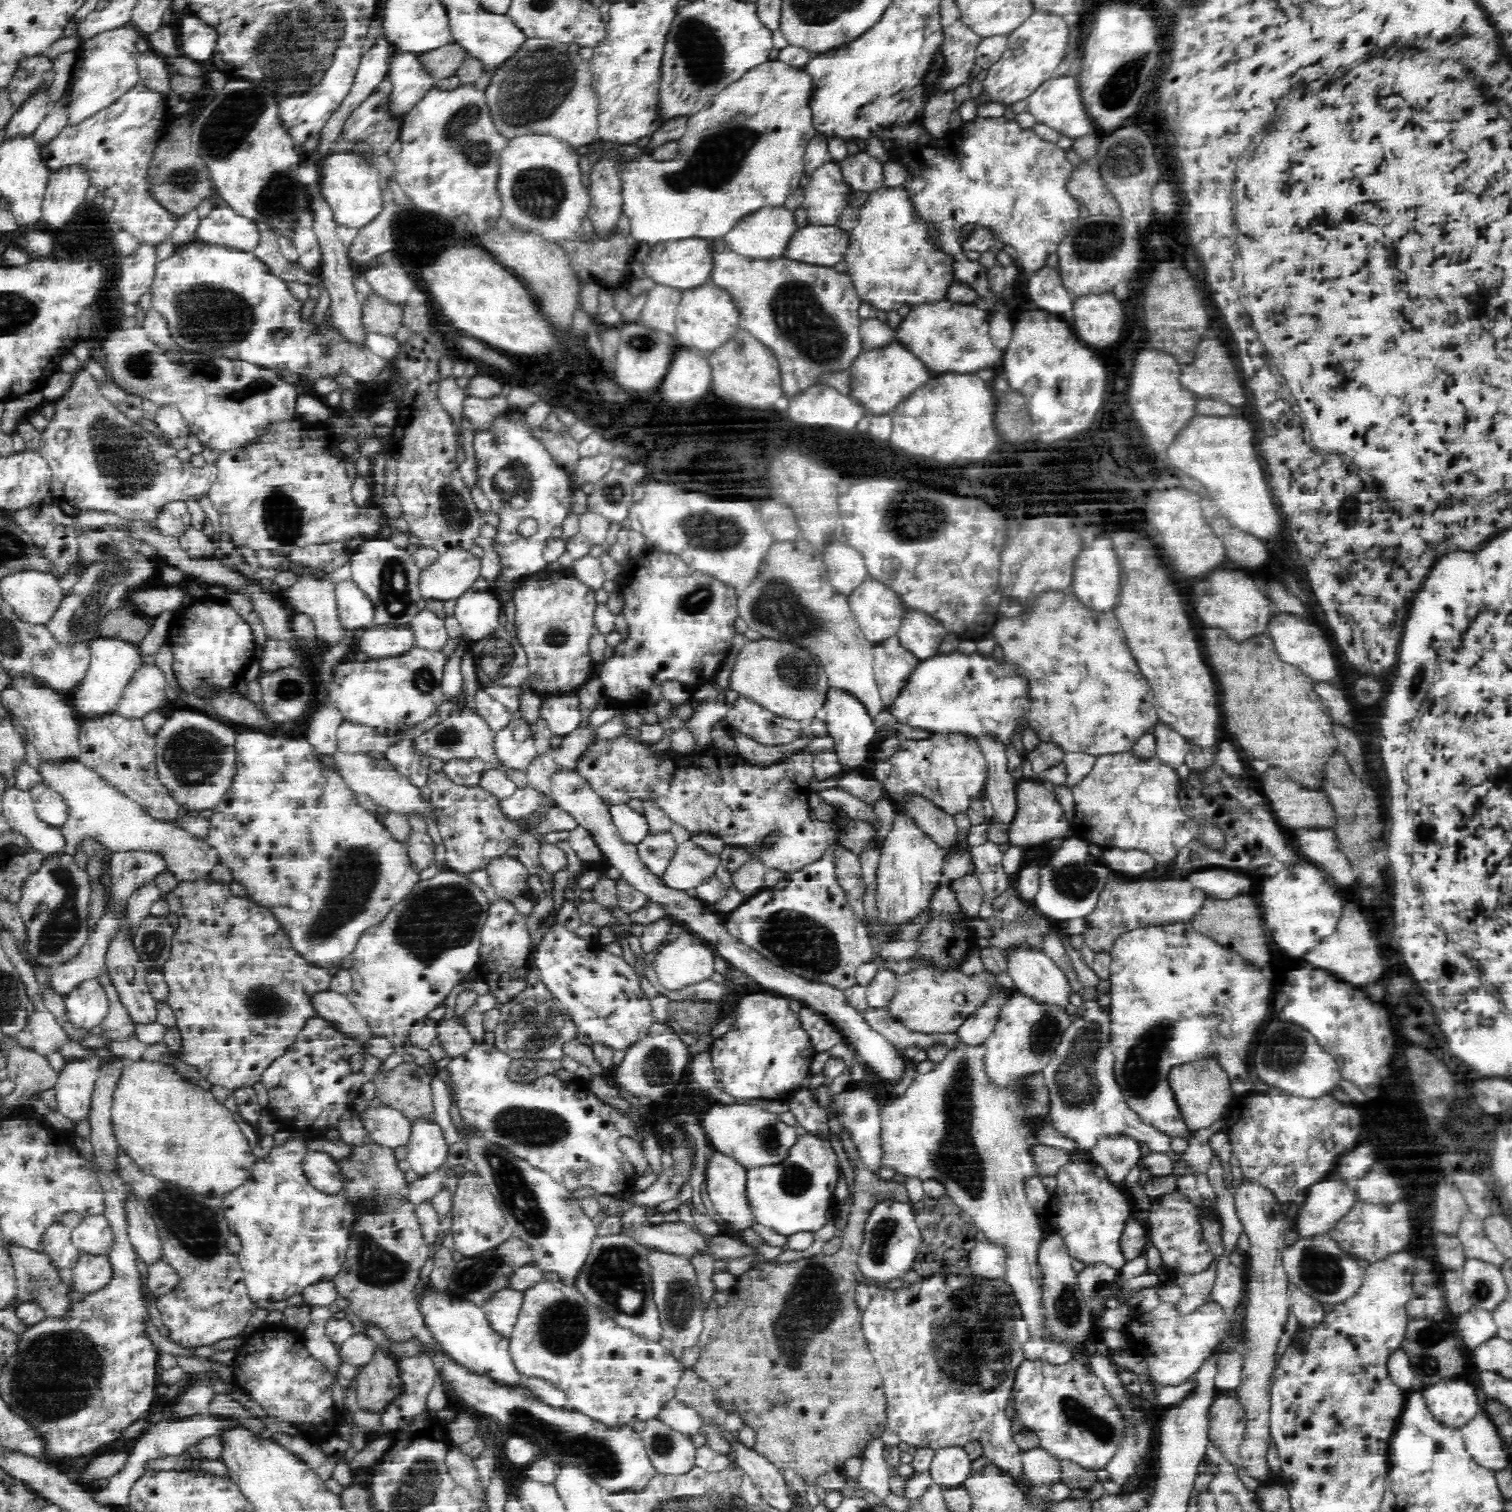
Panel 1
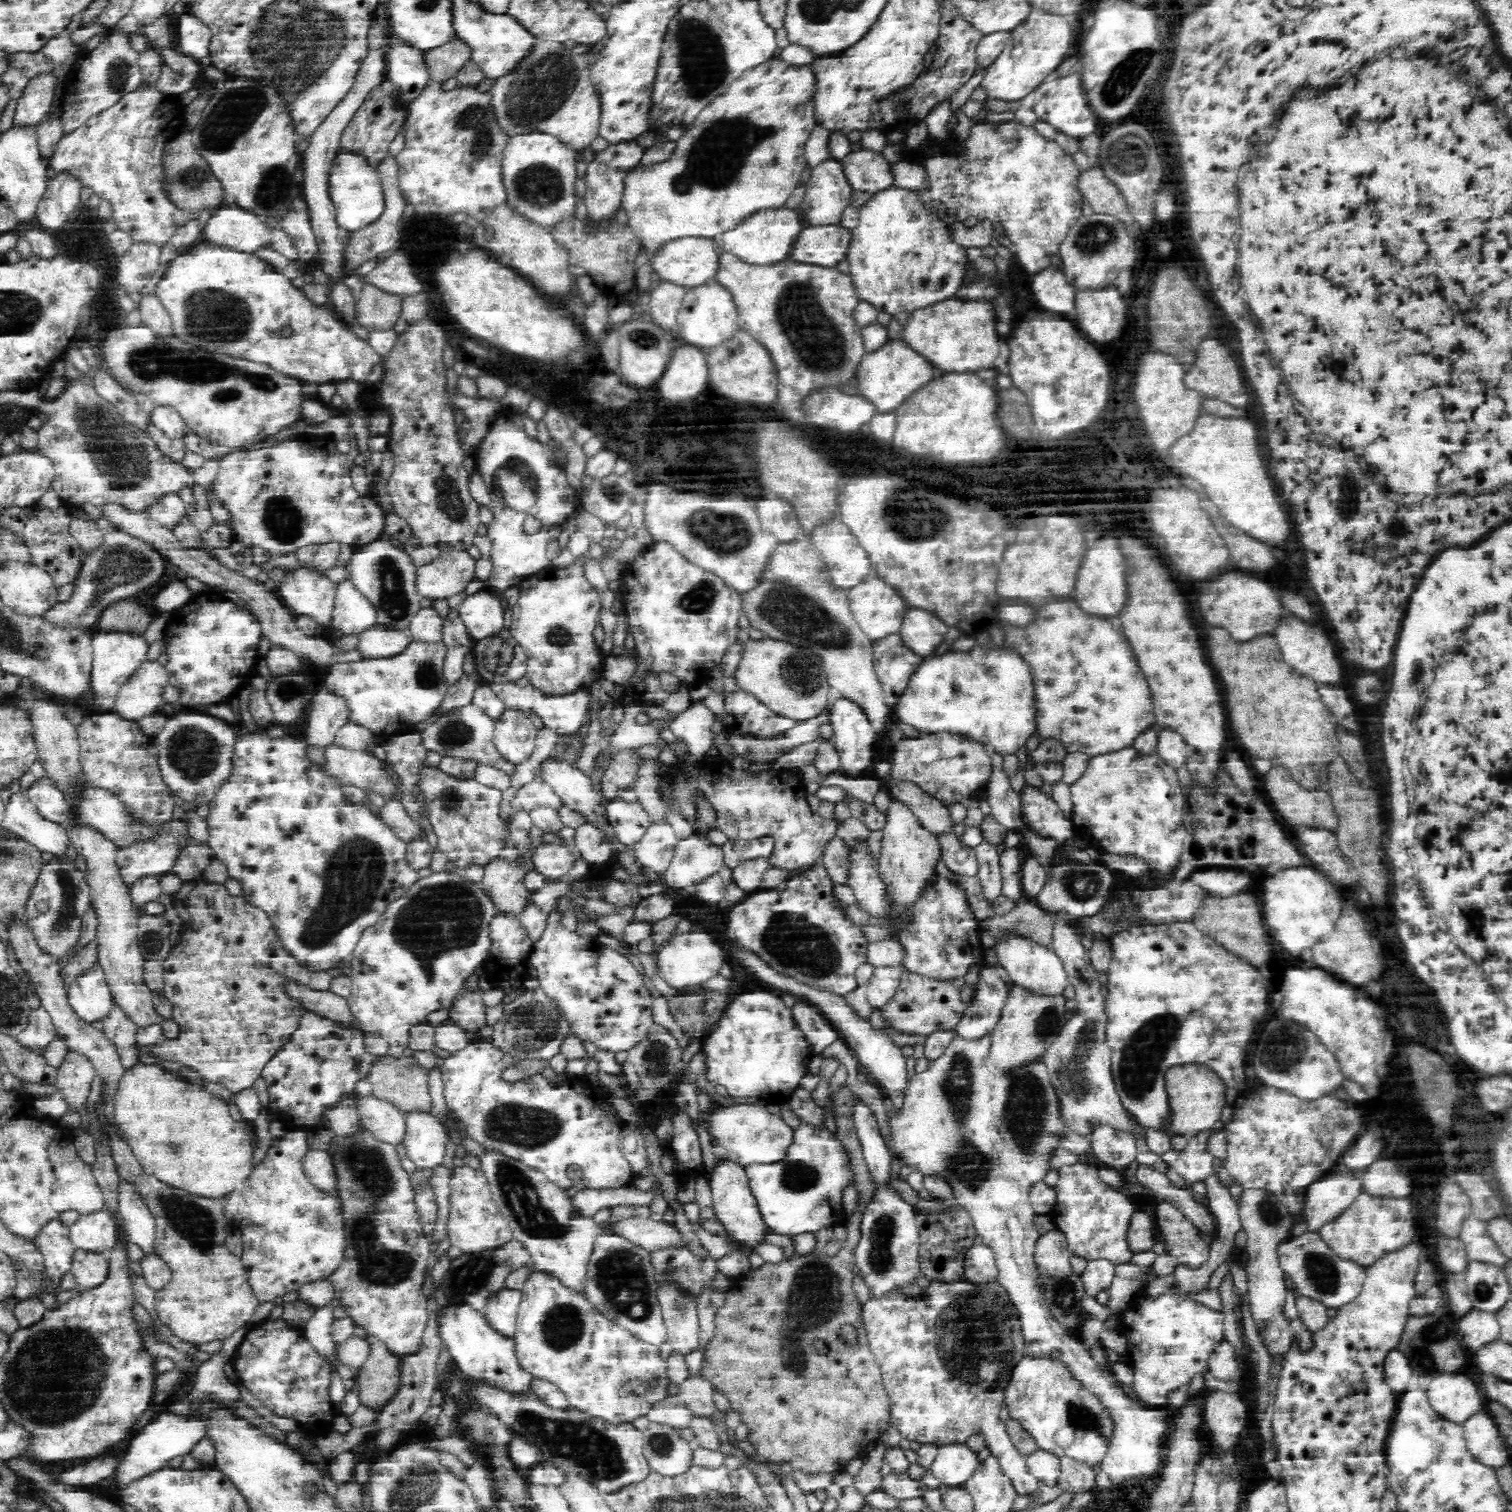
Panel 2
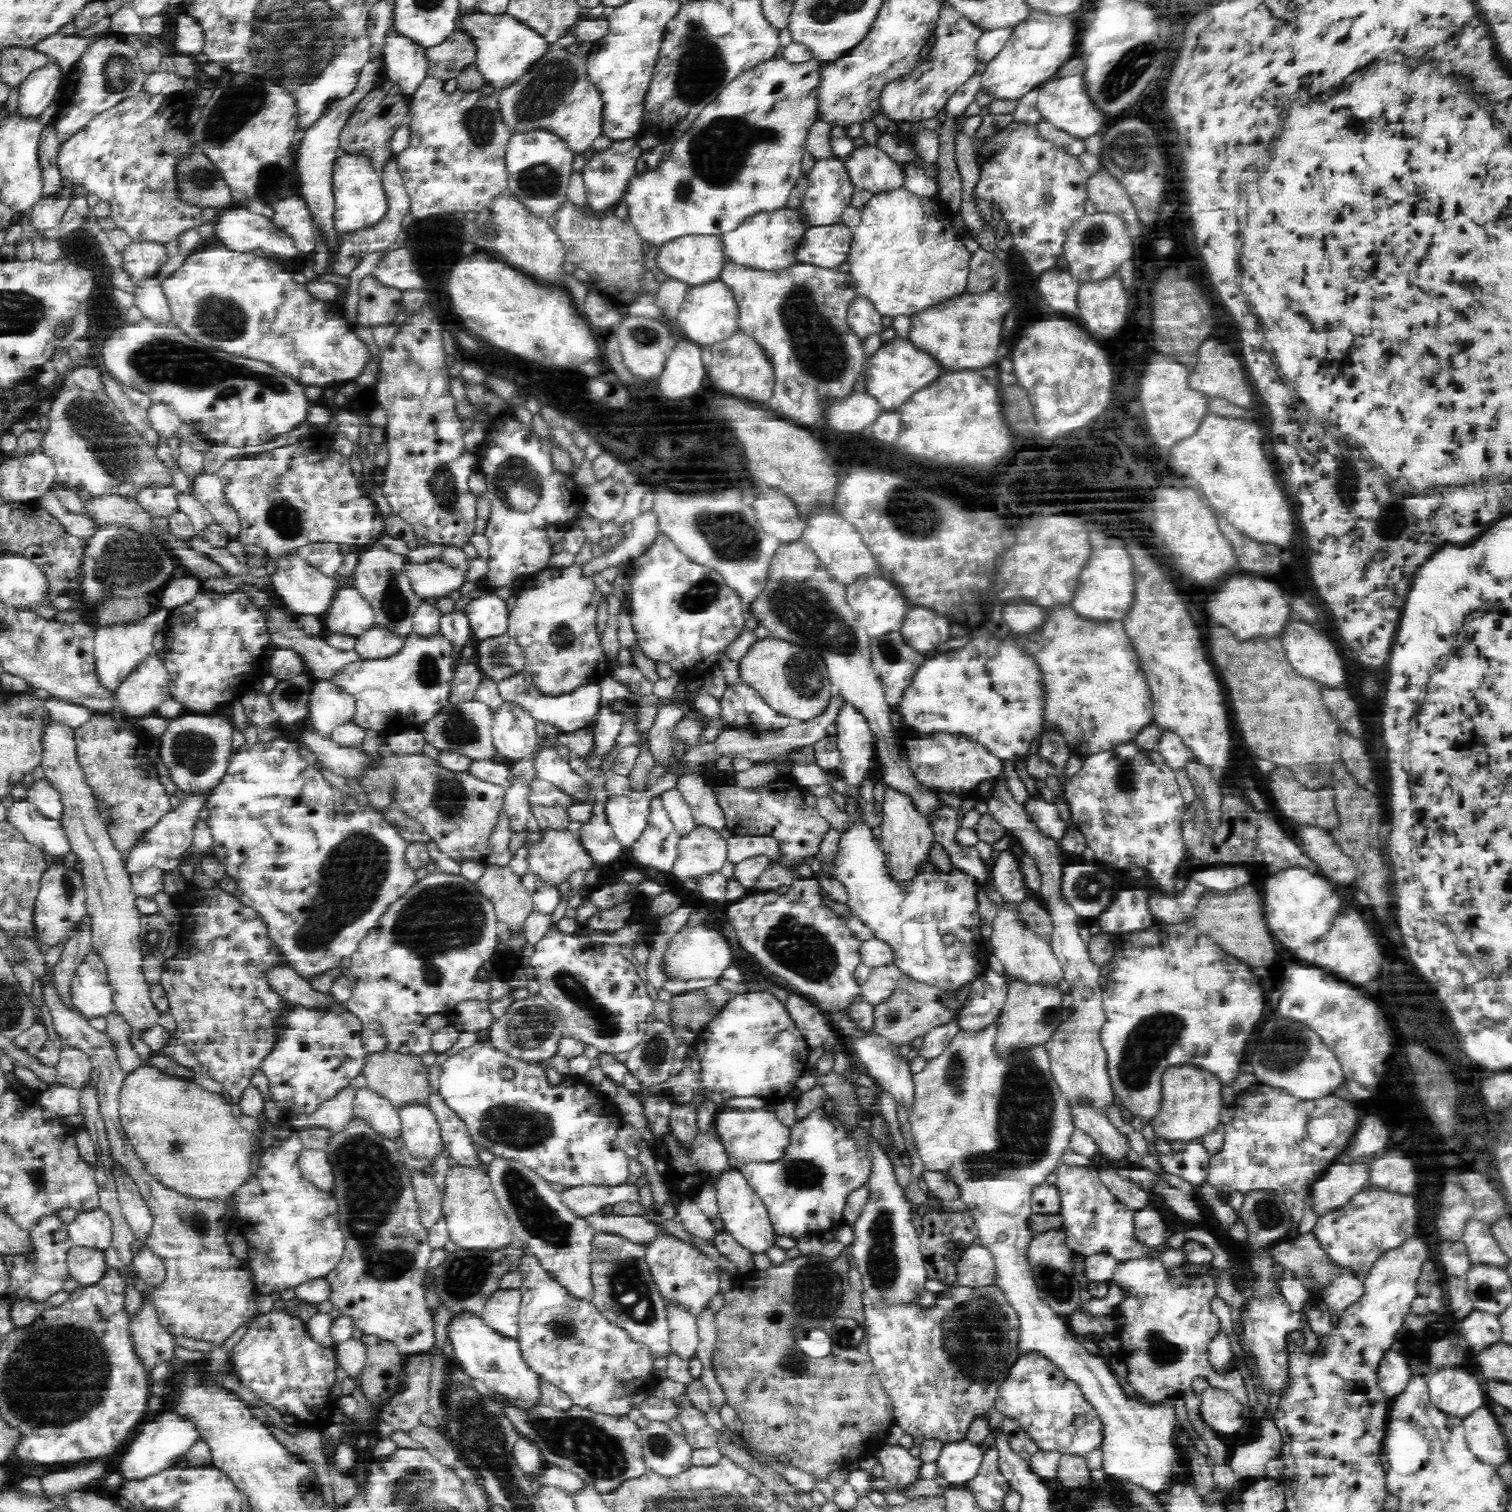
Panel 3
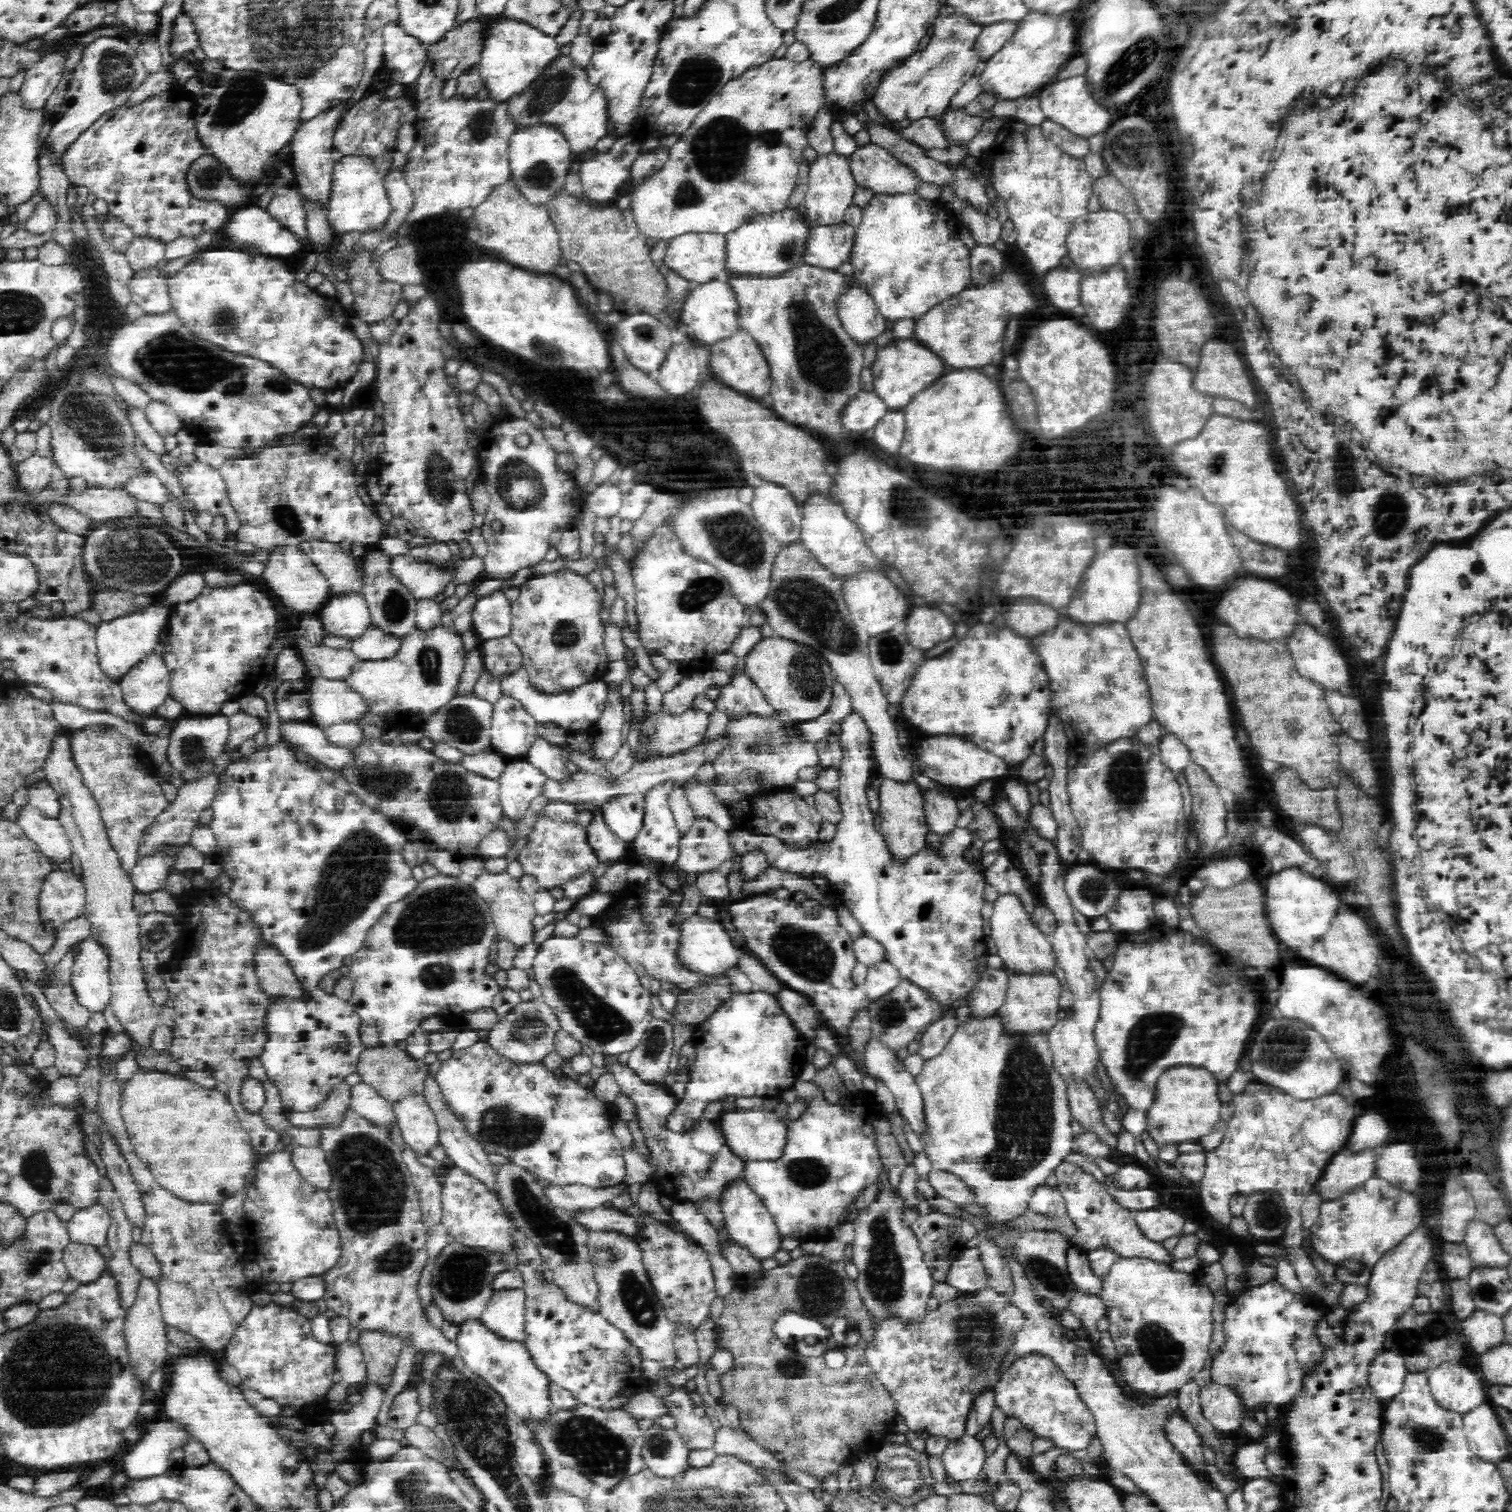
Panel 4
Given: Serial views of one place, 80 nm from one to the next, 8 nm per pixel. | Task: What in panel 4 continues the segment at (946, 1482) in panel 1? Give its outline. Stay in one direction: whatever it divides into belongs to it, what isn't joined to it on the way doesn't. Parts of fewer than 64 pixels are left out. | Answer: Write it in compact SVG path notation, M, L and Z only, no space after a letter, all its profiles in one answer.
M962 1435L949 1441L941 1456L947 1477L959 1483L971 1482L981 1474L987 1459L982 1441L975 1436Z

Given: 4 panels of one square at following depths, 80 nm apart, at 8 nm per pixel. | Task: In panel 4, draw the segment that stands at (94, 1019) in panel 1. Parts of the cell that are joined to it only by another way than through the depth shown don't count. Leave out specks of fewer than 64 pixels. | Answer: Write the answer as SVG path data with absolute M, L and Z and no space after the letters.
M92 935L74 947L71 985L77 1000L90 1012L104 1012L111 998L108 949Z

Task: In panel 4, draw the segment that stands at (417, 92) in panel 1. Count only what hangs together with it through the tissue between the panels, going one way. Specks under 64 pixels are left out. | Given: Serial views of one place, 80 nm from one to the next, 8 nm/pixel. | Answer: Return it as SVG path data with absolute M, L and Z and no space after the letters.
M395 17L384 25L382 37L382 68L388 70L392 81L405 87L416 84L418 75L426 64L428 50L414 36L407 34Z

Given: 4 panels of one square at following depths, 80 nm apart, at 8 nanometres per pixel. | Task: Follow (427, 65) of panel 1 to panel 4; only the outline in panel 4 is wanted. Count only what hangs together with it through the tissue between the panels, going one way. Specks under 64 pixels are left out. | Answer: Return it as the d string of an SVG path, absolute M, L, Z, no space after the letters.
M504 14L478 16L465 24L452 28L446 35L435 44L428 45L428 57L433 63L433 72L440 79L457 79L462 74L477 66L482 59L484 43L487 42L487 35L491 23L504 19Z

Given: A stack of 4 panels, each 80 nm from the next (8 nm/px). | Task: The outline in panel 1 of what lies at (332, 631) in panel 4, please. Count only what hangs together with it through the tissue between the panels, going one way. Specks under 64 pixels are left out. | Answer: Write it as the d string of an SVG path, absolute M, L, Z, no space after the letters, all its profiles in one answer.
M352 580L335 585L337 615L343 630L364 631L373 626L373 602Z

